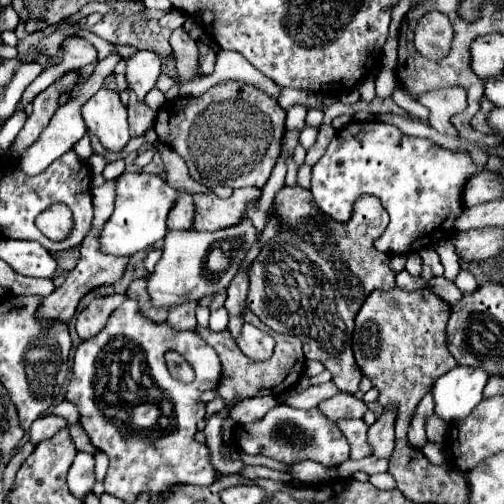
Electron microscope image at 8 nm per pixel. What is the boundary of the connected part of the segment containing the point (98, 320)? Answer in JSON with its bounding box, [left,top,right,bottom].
[77,295,127,339]

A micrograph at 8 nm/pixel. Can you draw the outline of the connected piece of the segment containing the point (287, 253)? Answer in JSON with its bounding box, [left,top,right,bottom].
[247,185,395,393]

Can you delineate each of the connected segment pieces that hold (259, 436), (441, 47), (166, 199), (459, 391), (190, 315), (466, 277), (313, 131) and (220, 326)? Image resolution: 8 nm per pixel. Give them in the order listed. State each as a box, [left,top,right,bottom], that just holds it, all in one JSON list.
[[235,405,349,467],[415,13,453,59],[101,172,177,255],[433,365,489,421],[167,303,197,331],[455,269,477,295],[299,125,317,149],[209,307,229,331]]

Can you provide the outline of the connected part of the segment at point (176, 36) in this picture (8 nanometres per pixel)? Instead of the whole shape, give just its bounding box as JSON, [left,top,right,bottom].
[171,29,197,83]

